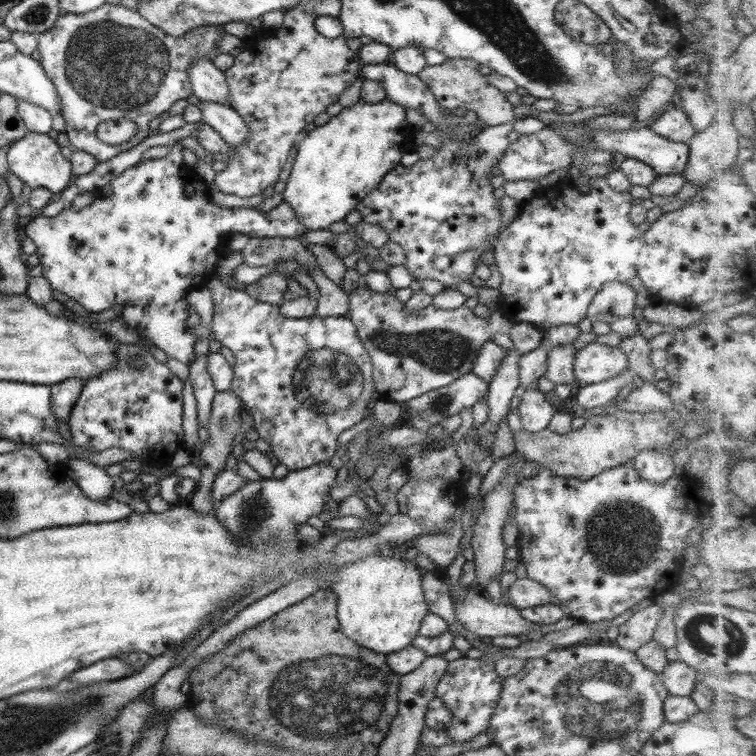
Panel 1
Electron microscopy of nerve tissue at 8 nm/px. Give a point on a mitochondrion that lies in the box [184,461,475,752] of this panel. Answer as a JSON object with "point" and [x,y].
{"point":[323,699]}

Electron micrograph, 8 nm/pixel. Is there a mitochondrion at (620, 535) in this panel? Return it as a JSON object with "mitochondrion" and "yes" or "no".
{"mitochondrion":"yes"}

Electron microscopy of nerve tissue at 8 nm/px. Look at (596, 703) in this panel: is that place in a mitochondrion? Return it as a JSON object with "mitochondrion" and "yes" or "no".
{"mitochondrion":"yes"}

